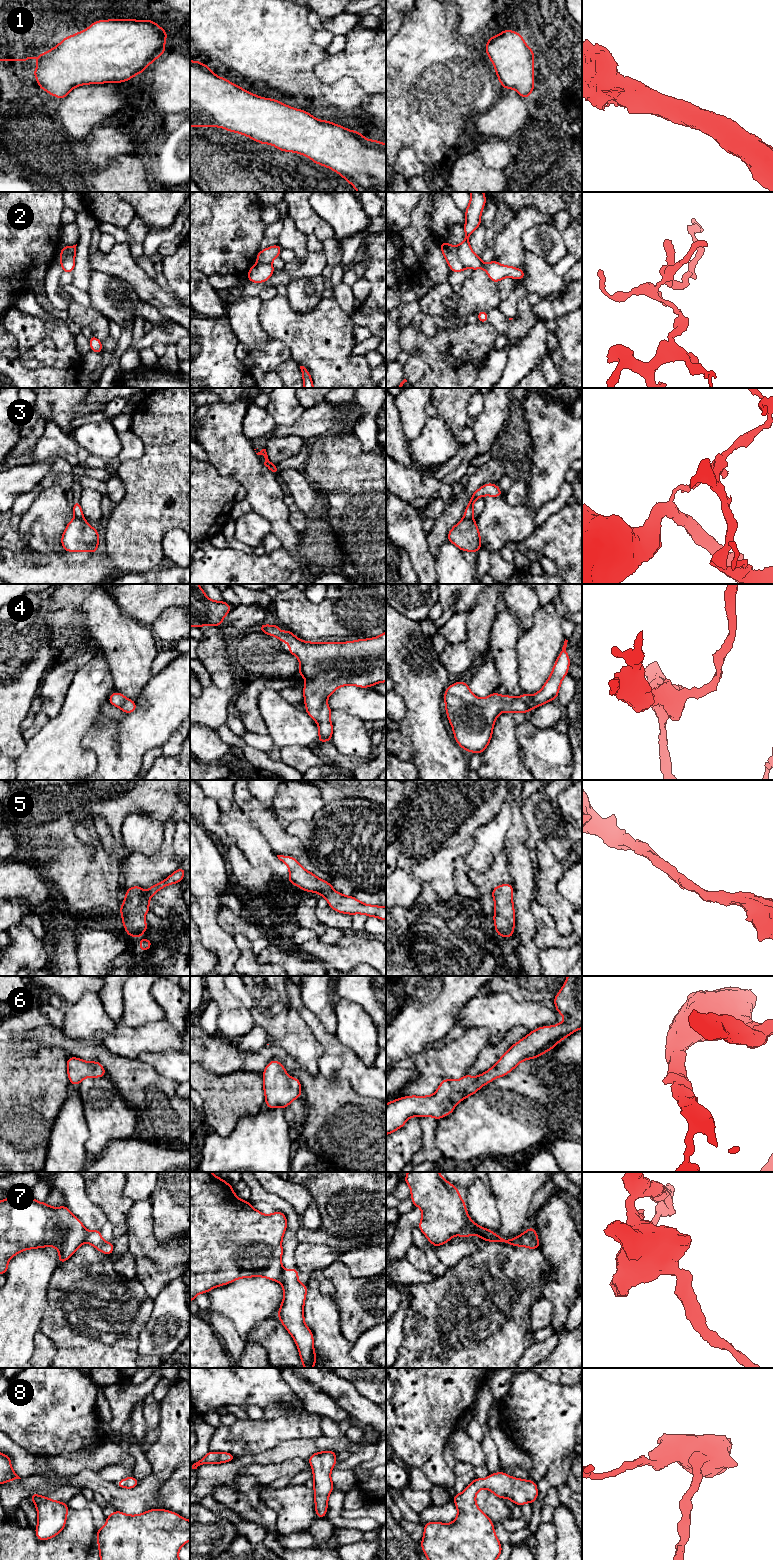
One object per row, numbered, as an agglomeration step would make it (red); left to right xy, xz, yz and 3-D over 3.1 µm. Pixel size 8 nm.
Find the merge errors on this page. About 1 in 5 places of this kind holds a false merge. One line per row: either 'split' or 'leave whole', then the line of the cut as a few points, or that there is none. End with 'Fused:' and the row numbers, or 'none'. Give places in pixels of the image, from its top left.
1: leave whole; no cut
2: split; cut in yz along (455, 247), (457, 257), (464, 268)
3: split; cut in yz along (464, 516), (472, 518)
4: leave whole; no cut
5: leave whole; no cut
6: leave whole; no cut
7: split; cut in xz along (283, 1270), (279, 1280)
8: leave whole; no cut
Fused: 2, 3, 7

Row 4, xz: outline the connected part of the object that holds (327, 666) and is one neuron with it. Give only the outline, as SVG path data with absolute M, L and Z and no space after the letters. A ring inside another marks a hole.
M279 623L274 625L259 624L259 631L275 636L283 643L289 643L289 654L296 655L299 662L299 674L306 680L303 687L306 713L319 727L317 742L331 742L333 725L330 714L333 711L326 701L339 687L354 685L360 688L371 687L379 682L386 682L386 631L378 637L358 639L349 642L307 642L297 638L290 630L278 631Z

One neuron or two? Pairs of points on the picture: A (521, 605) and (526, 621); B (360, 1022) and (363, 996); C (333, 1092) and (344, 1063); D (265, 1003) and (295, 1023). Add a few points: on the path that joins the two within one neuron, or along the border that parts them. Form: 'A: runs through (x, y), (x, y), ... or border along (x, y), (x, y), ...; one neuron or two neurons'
A: runs through (524, 609), (525, 617); one neuron
B: border along (341, 998), (357, 1003), (375, 1026); two neurons
C: border along (319, 1072), (330, 1080), (347, 1081), (357, 1094); two neurons
D: runs through (272, 1008), (288, 1023); one neuron

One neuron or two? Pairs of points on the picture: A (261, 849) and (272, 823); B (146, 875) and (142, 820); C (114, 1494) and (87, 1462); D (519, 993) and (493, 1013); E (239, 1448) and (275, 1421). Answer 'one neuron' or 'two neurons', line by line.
A: two neurons
B: two neurons
C: two neurons
D: two neurons
E: one neuron

